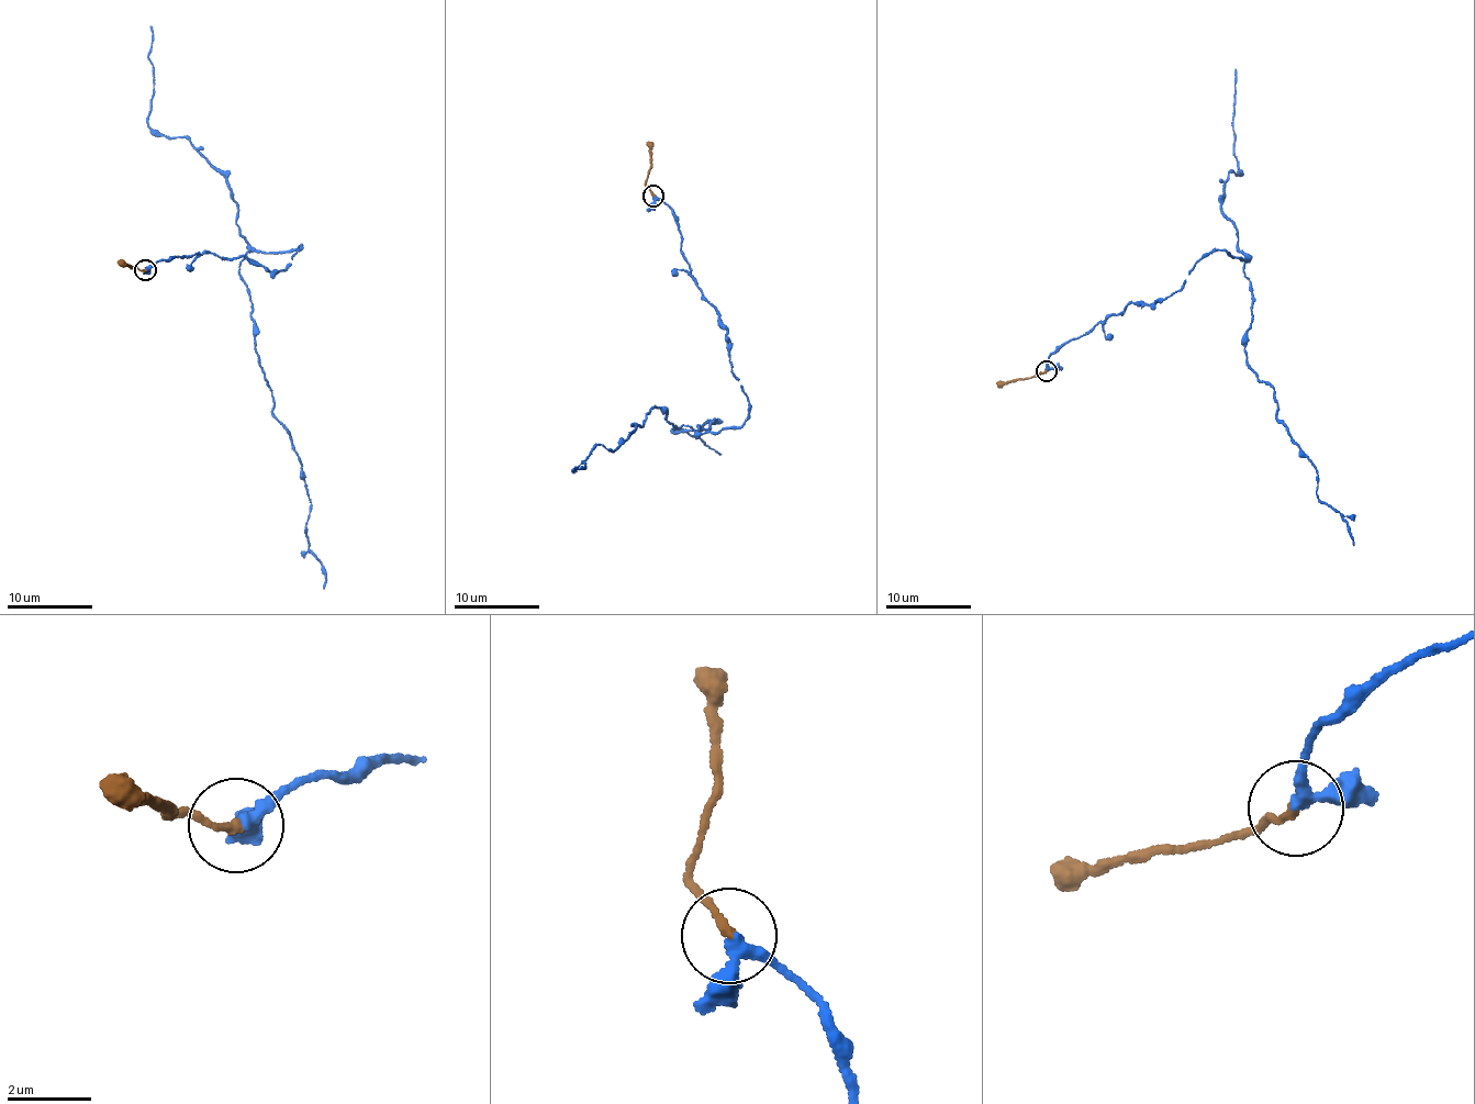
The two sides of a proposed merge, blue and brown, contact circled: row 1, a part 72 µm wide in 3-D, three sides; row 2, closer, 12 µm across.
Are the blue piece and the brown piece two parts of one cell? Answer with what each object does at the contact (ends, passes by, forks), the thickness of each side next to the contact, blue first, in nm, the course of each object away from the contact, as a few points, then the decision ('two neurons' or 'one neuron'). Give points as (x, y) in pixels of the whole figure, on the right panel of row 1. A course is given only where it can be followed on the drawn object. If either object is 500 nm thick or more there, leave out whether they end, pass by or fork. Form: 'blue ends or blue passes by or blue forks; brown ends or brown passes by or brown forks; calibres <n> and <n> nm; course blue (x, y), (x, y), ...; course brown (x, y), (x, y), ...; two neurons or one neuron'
blue passes by; brown ends; calibres 260 and 190 nm; course blue (1046, 370), (1064, 343), (1177, 292), (1208, 254), (1242, 260), (1248, 367), (1274, 389), (1275, 415), (1354, 546); course brown (1046, 370), (998, 387); one neuron

